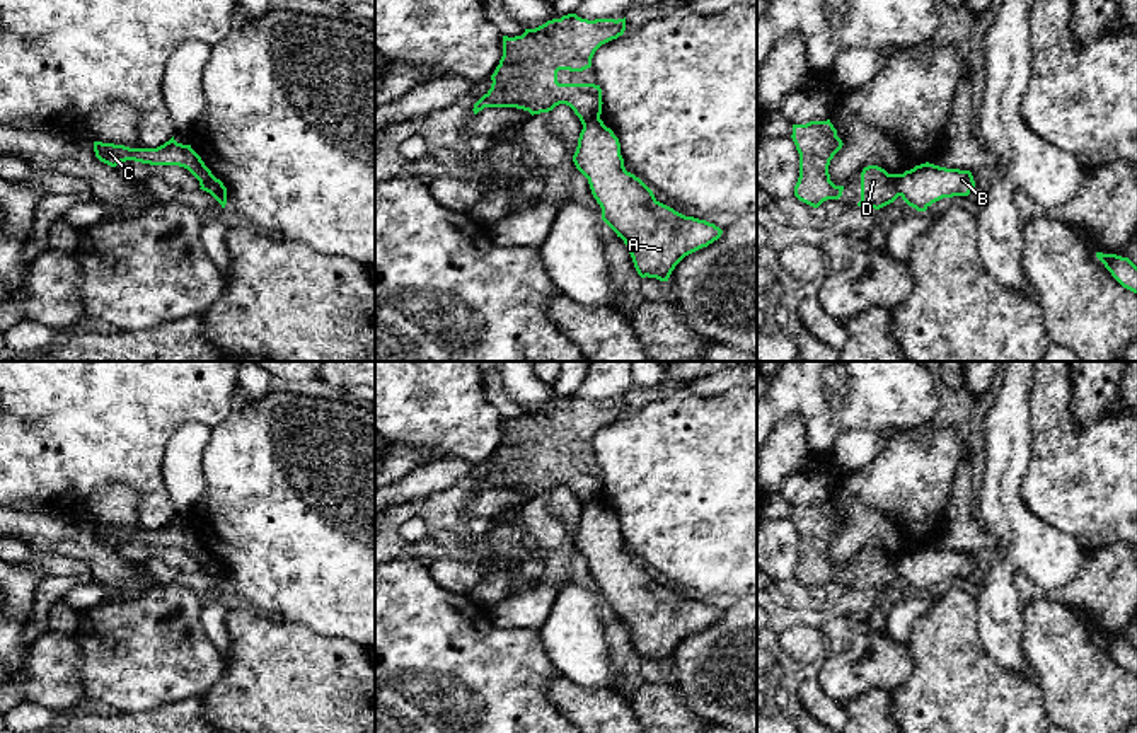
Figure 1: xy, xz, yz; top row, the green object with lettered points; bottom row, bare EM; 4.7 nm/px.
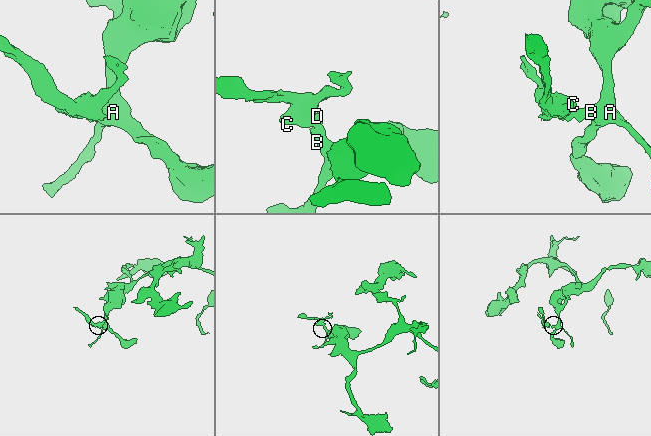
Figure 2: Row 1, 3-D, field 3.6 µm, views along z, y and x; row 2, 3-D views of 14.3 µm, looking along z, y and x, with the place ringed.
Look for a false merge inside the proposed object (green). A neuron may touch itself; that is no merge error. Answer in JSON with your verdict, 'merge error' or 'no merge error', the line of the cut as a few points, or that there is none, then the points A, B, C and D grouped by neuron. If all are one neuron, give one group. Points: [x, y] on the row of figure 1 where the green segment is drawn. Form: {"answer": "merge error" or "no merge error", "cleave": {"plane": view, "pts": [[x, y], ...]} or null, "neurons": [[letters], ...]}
{"answer": "merge error", "cleave": {"plane": "yz", "pts": [[900, 174], [899, 195]]}, "neurons": [["A", "B"], ["C", "D"]]}

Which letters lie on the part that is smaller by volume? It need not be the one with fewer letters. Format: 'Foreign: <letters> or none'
Foreign: C, D

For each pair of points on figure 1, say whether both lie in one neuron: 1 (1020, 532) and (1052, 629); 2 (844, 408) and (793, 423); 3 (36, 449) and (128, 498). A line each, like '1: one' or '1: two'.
1: two
2: two
3: two

